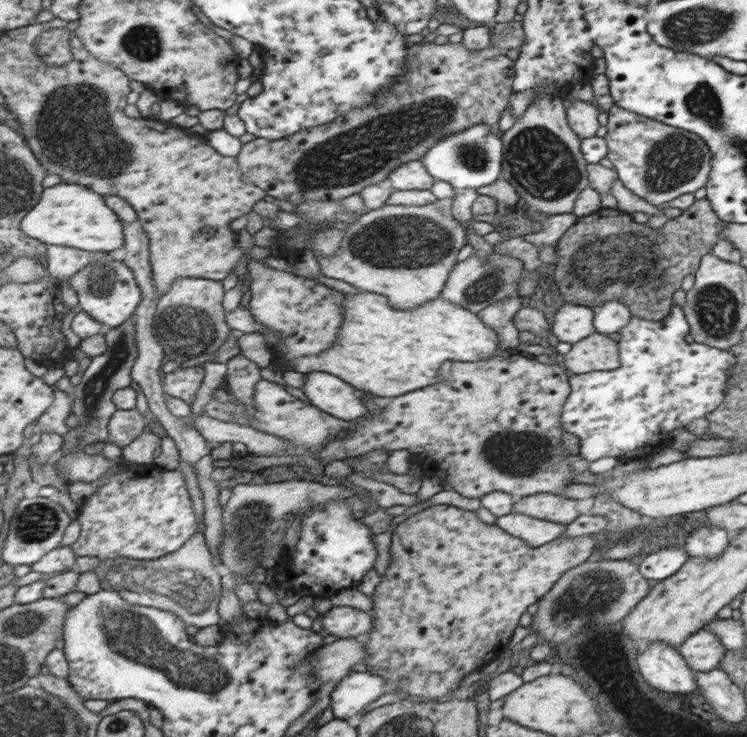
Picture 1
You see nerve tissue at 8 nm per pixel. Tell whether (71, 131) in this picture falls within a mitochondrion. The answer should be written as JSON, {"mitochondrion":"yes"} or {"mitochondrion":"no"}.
{"mitochondrion":"yes"}

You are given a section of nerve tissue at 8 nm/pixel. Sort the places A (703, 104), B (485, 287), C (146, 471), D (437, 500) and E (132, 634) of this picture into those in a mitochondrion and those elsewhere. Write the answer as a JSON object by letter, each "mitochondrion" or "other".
{"A":"mitochondrion","B":"mitochondrion","C":"other","D":"other","E":"mitochondrion"}

